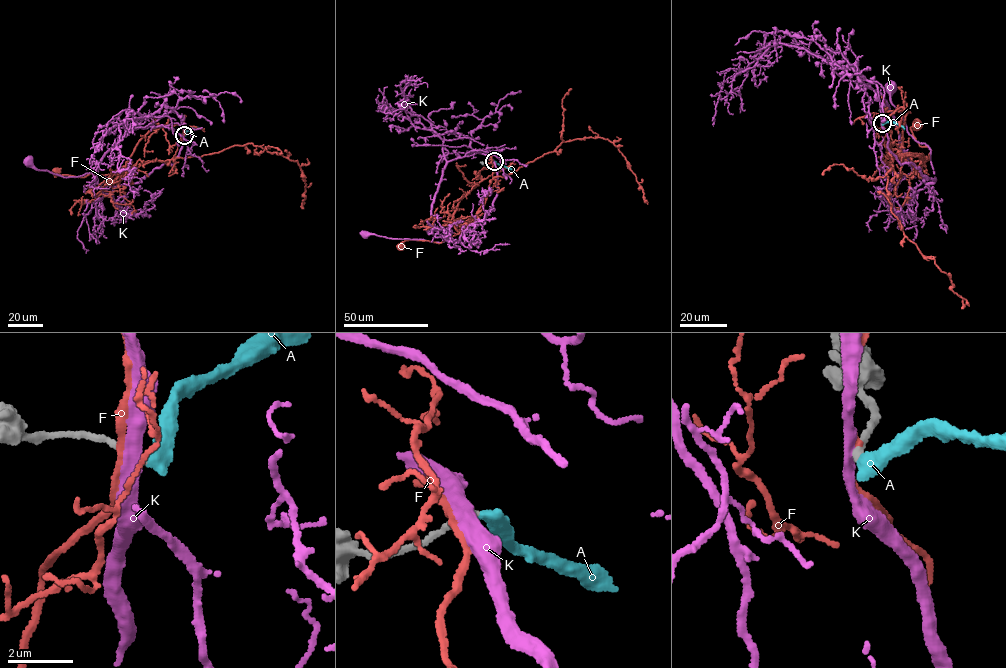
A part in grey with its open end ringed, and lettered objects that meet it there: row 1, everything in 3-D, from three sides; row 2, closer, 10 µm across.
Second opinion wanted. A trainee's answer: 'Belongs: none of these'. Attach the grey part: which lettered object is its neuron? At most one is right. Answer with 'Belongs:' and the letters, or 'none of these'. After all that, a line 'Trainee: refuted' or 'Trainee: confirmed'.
Belongs: none of these
Trainee: confirmed

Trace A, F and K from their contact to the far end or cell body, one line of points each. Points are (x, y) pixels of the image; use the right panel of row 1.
A: (882, 124), (890, 122), (904, 129)
F: (882, 122), (888, 151), (921, 153), (927, 160), (931, 150), (920, 146), (910, 129), (916, 123)
K: (881, 123), (900, 164), (918, 167), (924, 181), (935, 178), (930, 151), (907, 132), (892, 90)

